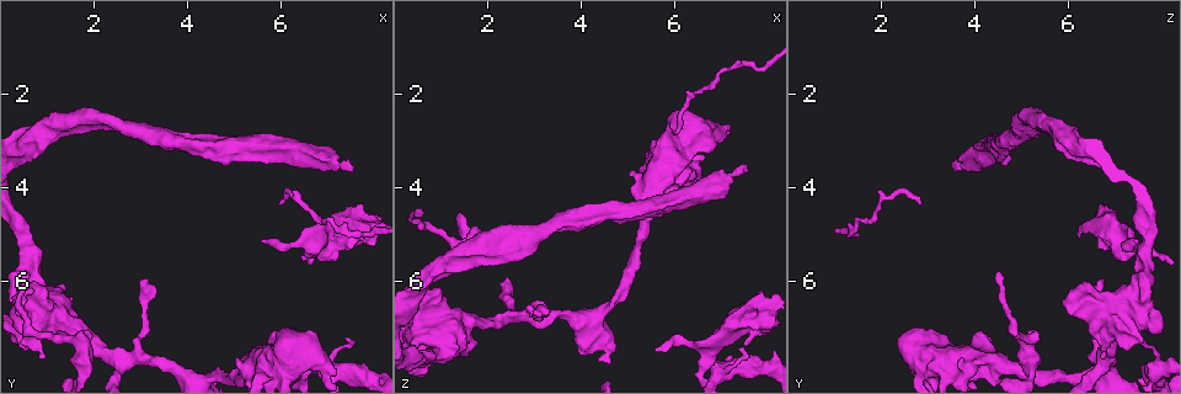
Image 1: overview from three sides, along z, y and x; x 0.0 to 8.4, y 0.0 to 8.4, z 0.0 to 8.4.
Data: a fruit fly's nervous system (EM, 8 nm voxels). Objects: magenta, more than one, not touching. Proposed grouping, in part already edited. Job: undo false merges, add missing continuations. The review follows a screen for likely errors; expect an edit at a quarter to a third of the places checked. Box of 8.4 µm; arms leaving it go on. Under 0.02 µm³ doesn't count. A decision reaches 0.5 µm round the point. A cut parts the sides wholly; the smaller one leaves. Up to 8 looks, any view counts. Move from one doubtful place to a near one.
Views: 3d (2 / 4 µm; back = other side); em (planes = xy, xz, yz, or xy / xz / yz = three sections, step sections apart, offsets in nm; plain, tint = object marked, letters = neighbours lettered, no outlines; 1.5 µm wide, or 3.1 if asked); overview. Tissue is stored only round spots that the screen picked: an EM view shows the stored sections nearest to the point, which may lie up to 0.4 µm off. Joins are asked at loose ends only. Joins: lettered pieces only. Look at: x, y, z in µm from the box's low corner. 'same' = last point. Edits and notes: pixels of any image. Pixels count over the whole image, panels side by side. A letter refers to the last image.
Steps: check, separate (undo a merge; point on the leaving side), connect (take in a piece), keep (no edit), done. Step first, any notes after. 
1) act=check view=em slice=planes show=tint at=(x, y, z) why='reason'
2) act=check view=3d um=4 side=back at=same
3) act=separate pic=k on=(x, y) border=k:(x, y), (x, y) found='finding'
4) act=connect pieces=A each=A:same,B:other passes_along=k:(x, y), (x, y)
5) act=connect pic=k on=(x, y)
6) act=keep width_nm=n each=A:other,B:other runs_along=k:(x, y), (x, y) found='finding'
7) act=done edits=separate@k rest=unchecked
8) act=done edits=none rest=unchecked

act=check view=3d um=4 side=back at=(7.60, 3.60, 3.70) why='end of a long branch'

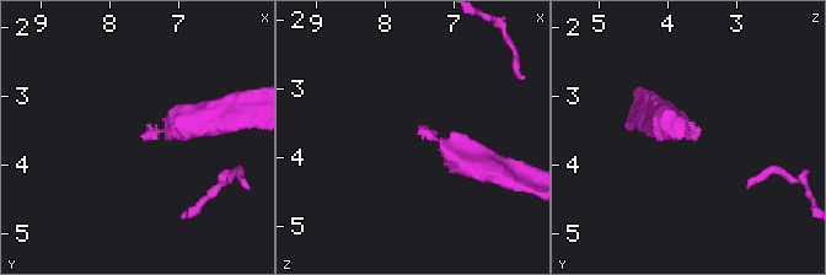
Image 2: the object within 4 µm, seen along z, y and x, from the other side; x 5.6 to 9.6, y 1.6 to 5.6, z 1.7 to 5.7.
act=check view=em slice=planes show=tint at=(7.60, 3.55, 3.70) why='now the EM'

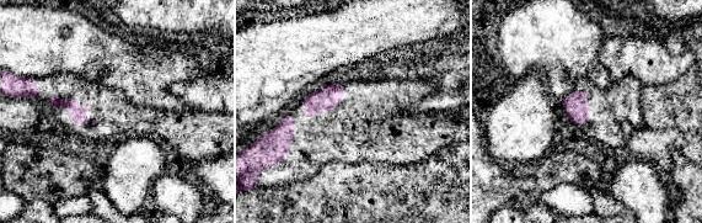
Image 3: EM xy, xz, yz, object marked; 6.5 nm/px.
act=check view=em slice=planes show=letters at=same

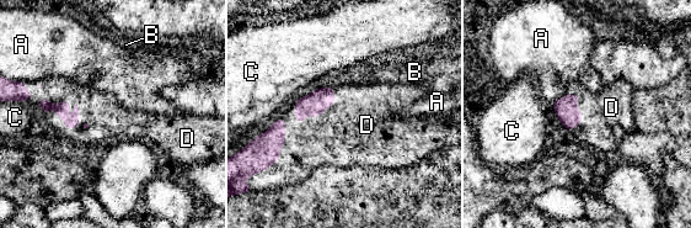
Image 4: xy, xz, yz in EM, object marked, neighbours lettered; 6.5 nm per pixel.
act=connect pieces=D each=A:other,B:other,C:other,D:same passes_along=4:(60, 109), (68, 116), (98, 110) found='it goes on there'

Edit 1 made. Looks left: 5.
act=check view=overview why='see it whole again'

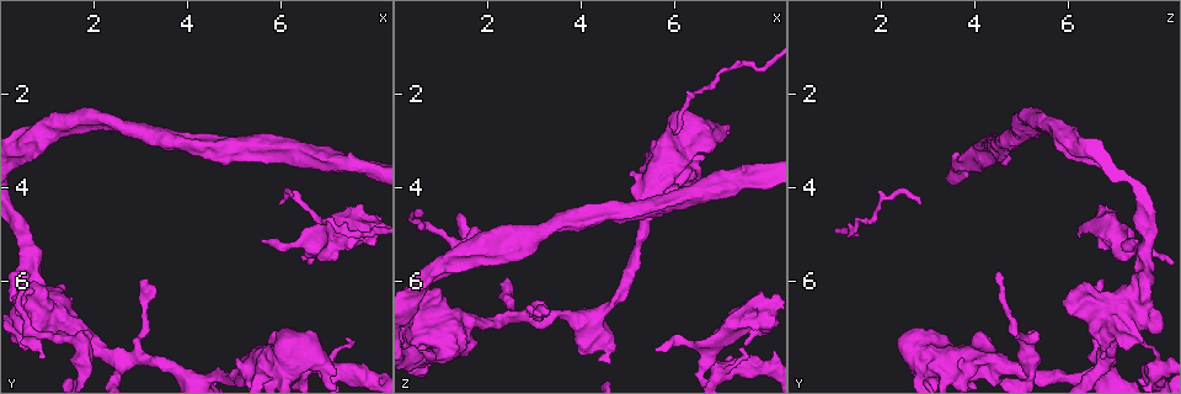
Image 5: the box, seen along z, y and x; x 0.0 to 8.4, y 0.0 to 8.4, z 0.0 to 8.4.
act=check view=em slice=planes show=letters at=(0.60, 5.75, 4.50) why='branch stops here'

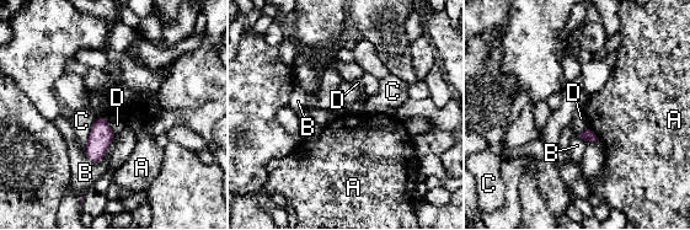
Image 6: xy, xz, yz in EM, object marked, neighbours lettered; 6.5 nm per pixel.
act=keep width_nm=80 longest_contact=C:240nm each=A:other,B:other,C:other,D:other found='no lettered piece goes on from it'

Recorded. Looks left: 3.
act=check view=3d um=4 at=(5.65, 5.10, 7.40) why='branch stops here'

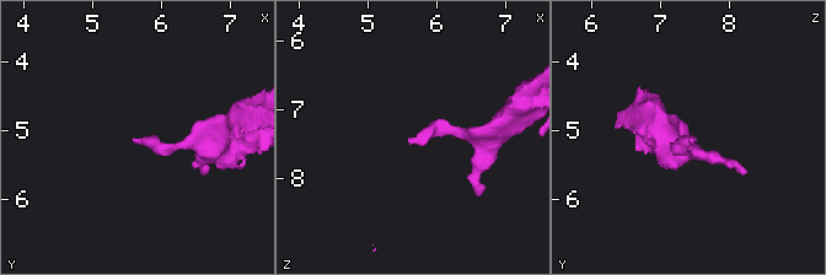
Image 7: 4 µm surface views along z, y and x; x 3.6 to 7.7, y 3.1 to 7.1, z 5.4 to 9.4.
act=check view=em slice=xz step=8 show=letters at=(5.65, 5.15, 7.45)

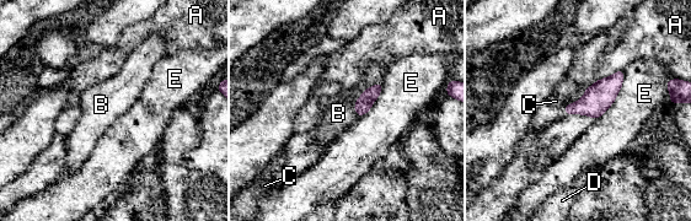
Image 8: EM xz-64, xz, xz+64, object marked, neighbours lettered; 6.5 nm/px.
act=check view=em slice=planes show=letters at=same

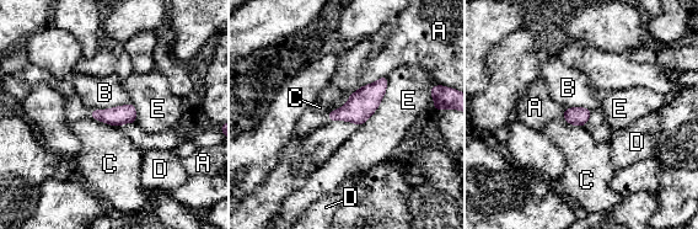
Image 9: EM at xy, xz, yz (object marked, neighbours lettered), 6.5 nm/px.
act=keep longest_contact=E:380nm each=A:other,B:other,C:other,D:other,E:other found='none of them fits'

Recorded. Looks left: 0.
act=done edits=connect@4 rest=unchecked

